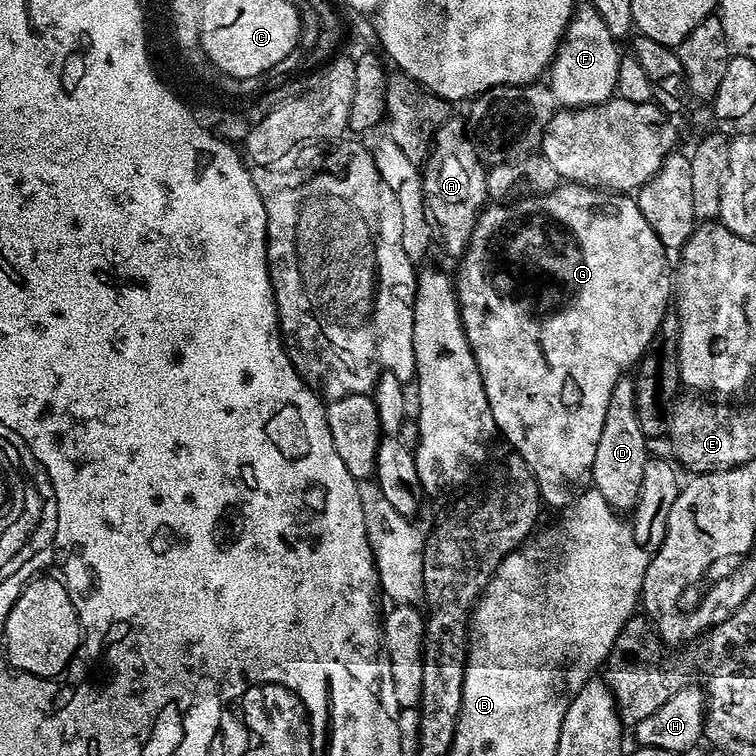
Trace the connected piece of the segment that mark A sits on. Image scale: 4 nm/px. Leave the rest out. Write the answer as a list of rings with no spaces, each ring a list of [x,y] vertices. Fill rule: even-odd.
[[[449,118],[436,132],[428,159],[422,165],[424,181],[424,209],[438,244],[455,258],[463,257],[472,237],[476,220],[485,207],[488,195],[486,165],[480,159],[475,143],[465,125]]]

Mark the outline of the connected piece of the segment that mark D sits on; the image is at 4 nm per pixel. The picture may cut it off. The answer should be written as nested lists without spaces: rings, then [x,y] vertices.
[[[621,378],[614,386],[614,394],[610,394],[610,406],[606,406],[606,422],[602,422],[602,438],[598,438],[598,451],[594,454],[594,466],[592,467],[592,483],[591,487],[598,490],[598,494],[602,494],[602,498],[606,498],[606,502],[610,502],[610,506],[615,508],[621,514],[631,513],[632,509],[636,507],[638,502],[638,494],[642,490],[642,474],[646,470],[646,462],[650,459],[650,452],[648,452],[648,444],[650,444],[649,437],[642,434],[642,426],[638,426],[638,414],[634,406],[634,386],[635,379]]]

